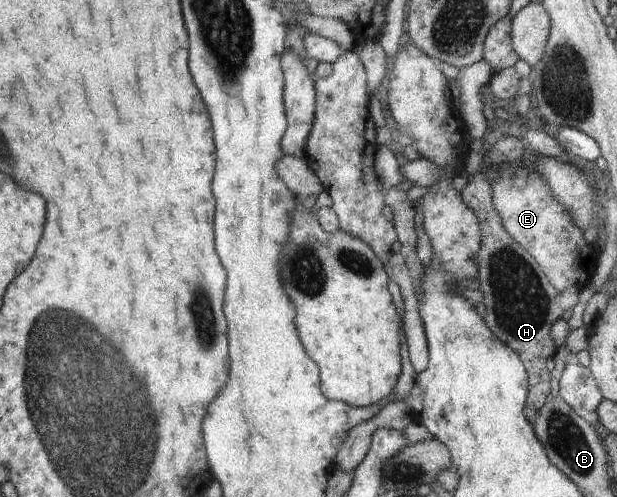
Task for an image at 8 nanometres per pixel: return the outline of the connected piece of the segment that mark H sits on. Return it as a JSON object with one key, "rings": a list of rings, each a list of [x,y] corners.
{"rings":[[[483,171],[467,183],[461,194],[463,203],[475,214],[481,228],[476,260],[479,290],[483,293],[483,305],[487,307],[484,322],[496,338],[506,343],[521,358],[529,384],[525,406],[539,411],[550,395],[550,369],[546,363],[558,351],[549,334],[550,327],[561,319],[567,309],[571,311],[577,305],[580,288],[571,286],[568,291],[559,293],[535,258],[507,233],[492,202],[491,176],[485,175]]]}

